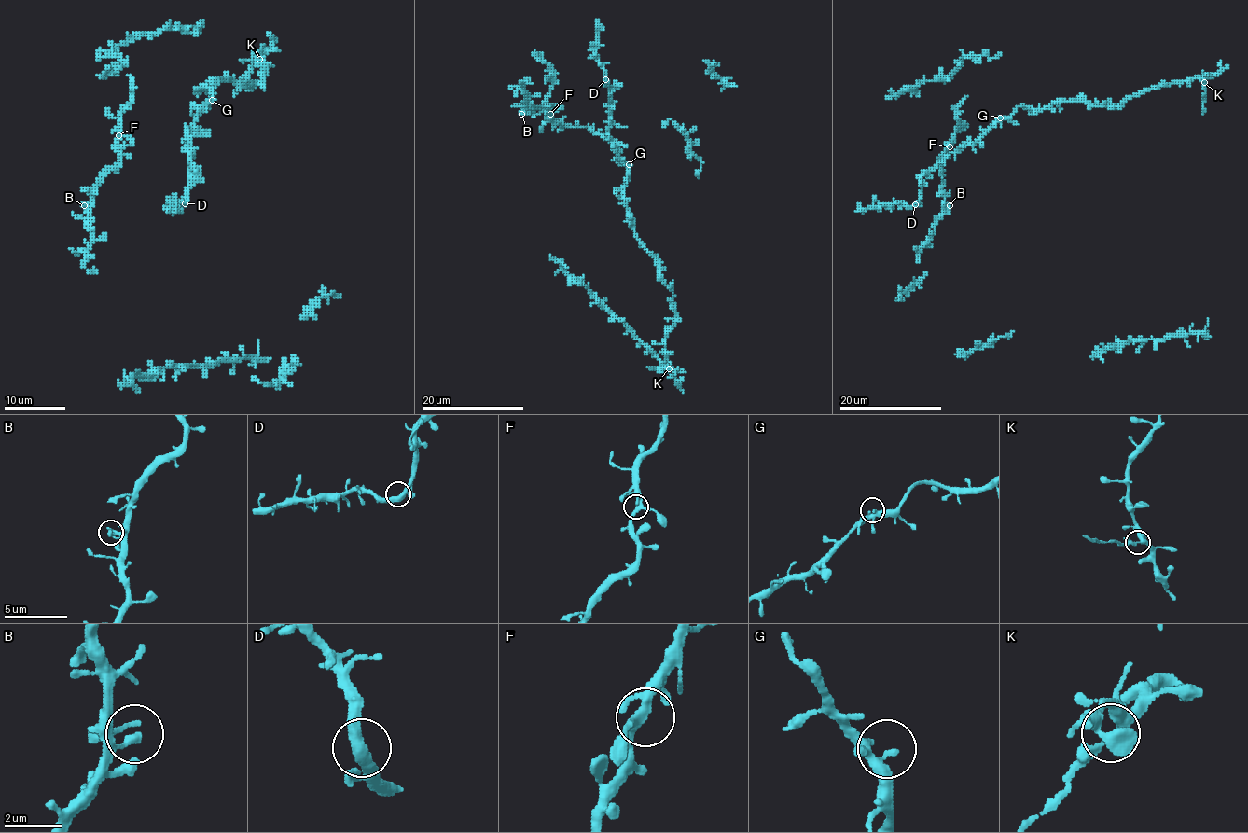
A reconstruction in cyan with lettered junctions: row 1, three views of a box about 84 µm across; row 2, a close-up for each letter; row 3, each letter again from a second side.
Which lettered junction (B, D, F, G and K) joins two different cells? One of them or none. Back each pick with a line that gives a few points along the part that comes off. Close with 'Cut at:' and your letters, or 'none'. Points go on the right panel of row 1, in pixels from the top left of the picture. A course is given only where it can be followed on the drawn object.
K: foreign part runs (1205, 83), (1202, 115)
Cut at: K

